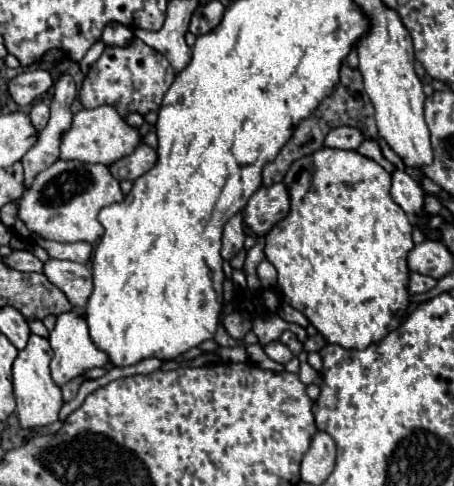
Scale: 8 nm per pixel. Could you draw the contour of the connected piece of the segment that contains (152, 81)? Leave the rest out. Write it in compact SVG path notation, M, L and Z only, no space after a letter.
M134 37L126 47L106 47L102 57L90 65L82 81L80 103L84 109L112 105L122 119L126 119L126 115L130 113L146 115L160 107L160 97L164 97L174 77L176 71L166 61L166 57Z

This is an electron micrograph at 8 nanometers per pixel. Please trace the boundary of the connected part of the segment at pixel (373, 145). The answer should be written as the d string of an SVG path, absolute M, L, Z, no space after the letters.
M366 139L360 147L358 147L358 151L362 153L362 155L366 155L366 157L370 157L370 159L374 159L376 163L380 163L388 173L394 169L394 165L382 155L382 147L378 145L378 141L376 139Z

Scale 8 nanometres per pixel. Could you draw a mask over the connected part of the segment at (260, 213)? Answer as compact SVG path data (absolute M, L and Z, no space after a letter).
M276 183L272 187L260 187L244 207L244 223L262 237L288 215L290 209L290 193L284 183Z

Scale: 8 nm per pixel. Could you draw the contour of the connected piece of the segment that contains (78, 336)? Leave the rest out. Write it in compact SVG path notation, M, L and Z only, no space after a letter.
M70 311L70 313L62 313L56 321L56 327L54 331L50 331L50 345L54 349L54 357L52 357L52 363L50 363L50 369L52 369L52 379L58 387L62 387L64 383L68 383L70 379L78 377L80 373L92 369L92 367L106 367L110 363L110 357L100 351L90 335L88 335L88 325L86 321L80 317L78 311Z

